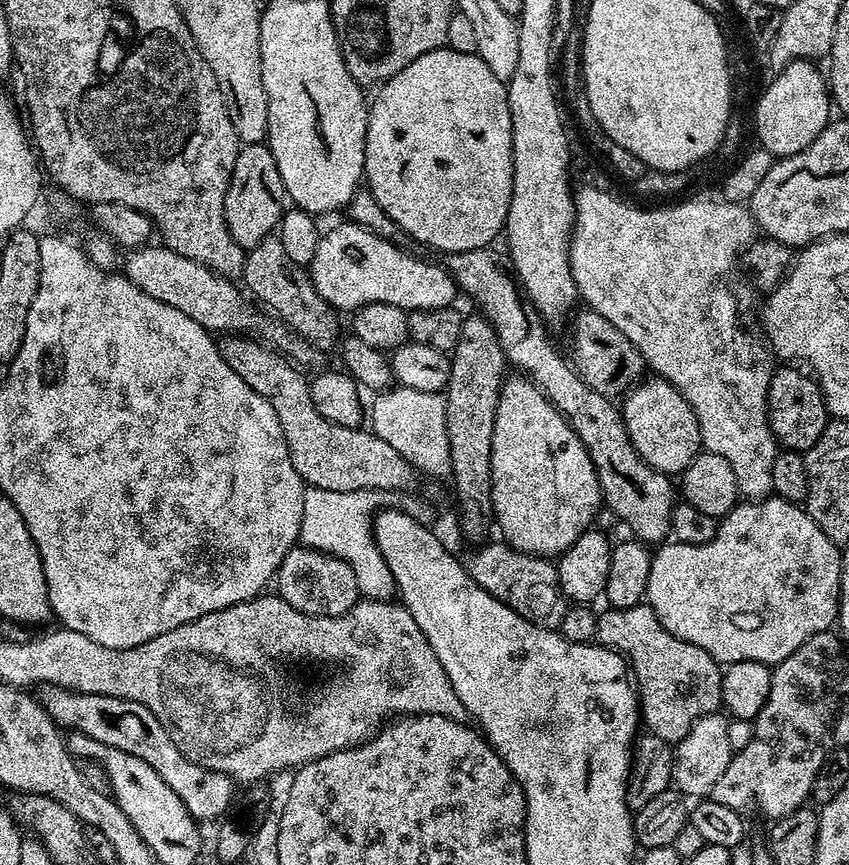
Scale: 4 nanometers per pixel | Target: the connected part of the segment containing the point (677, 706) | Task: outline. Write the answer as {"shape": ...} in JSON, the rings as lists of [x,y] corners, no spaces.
{"shape":[[[647,602],[601,611],[596,618],[596,640],[605,648],[615,648],[627,660],[640,701],[643,727],[667,744],[675,746],[690,734],[690,726],[698,718],[721,707],[724,677],[721,665],[702,646],[670,634]]]}

